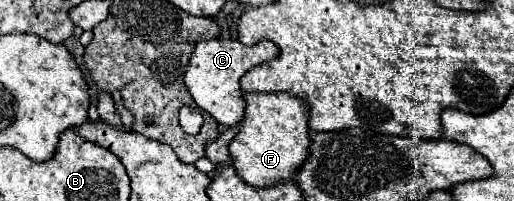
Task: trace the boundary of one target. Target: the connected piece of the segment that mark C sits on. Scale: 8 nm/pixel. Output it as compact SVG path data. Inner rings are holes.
M214 38L208 42L198 42L194 48L194 56L190 58L188 72L184 76L186 88L192 94L194 102L206 110L218 124L224 126L236 126L244 118L246 110L246 100L242 94L240 78L254 66L260 66L264 62L270 62L280 56L278 46L270 40L262 40L254 46L246 46L240 40L224 40L224 38Z

